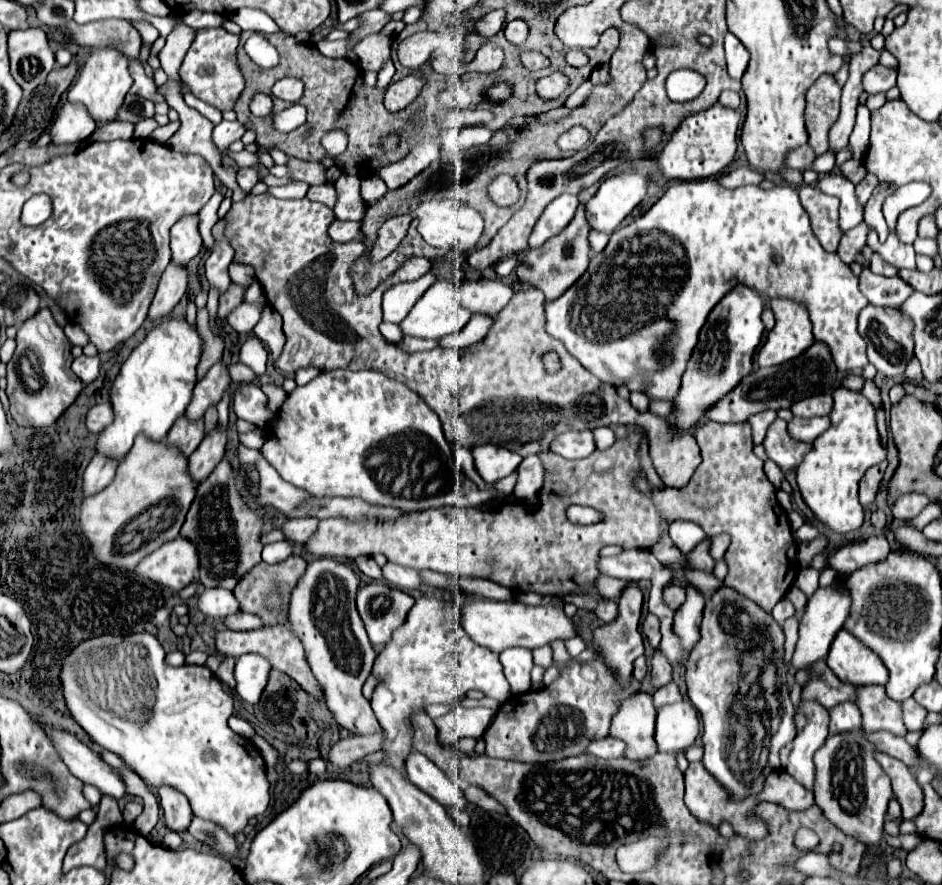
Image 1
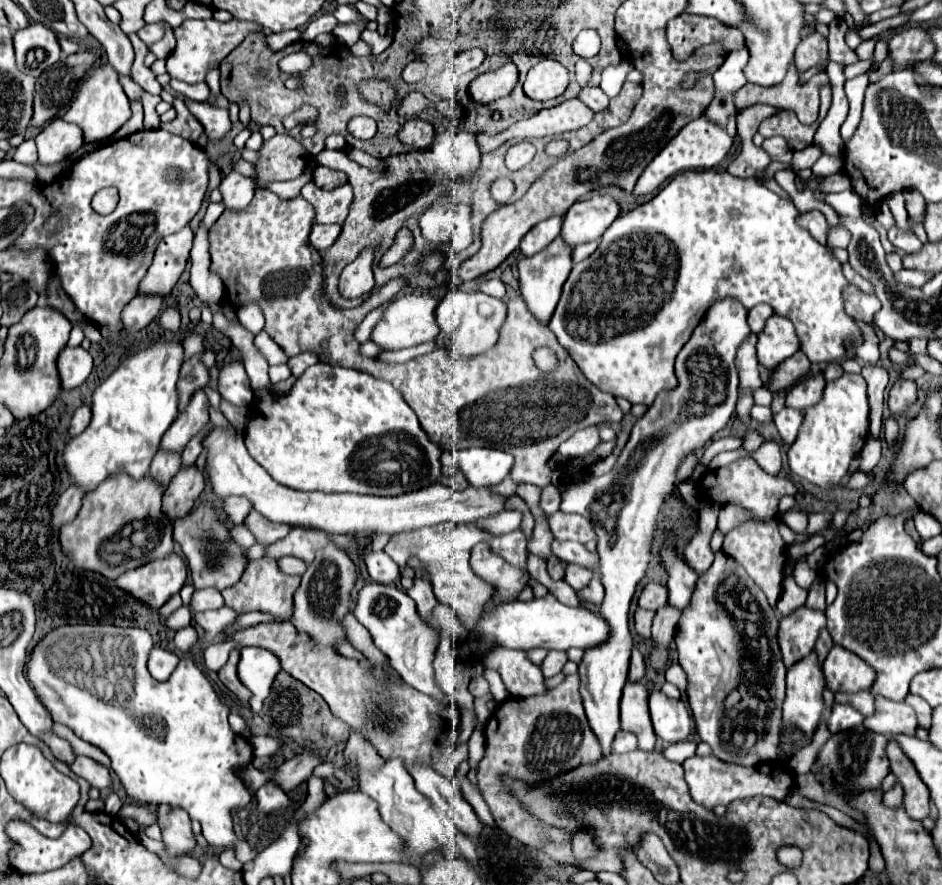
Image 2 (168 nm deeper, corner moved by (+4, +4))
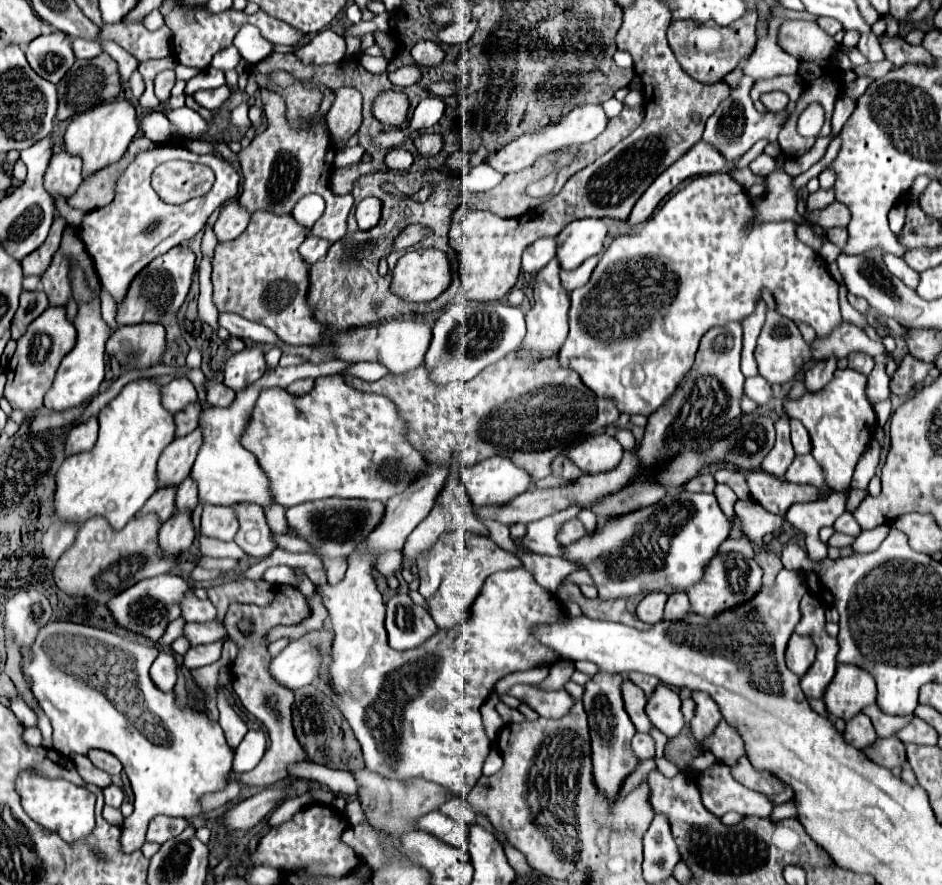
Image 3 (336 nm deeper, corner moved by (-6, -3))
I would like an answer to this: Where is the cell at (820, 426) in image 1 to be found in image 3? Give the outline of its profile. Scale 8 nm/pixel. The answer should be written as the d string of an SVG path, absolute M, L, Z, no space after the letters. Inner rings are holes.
M790 421L790 425L792 425L792 445L794 445L794 451L798 455L810 453L812 451L812 441L810 441L810 435L808 435L806 427L800 421Z

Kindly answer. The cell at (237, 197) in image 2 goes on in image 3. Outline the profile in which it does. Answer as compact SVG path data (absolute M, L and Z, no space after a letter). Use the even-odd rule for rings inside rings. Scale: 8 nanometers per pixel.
M234 199L226 207L220 209L220 217L214 223L212 231L218 239L218 243L226 243L226 241L236 239L246 229L248 221L250 221L250 213L246 209L242 209L238 205L238 201Z

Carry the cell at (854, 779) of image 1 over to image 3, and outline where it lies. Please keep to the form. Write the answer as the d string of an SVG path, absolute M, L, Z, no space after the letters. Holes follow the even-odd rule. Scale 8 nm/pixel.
M898 737L878 739L874 745L866 747L864 753L882 767L902 767L906 763L906 747Z

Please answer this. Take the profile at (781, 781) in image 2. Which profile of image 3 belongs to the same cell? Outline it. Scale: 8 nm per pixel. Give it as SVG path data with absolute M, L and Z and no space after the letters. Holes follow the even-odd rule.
M716 763L698 775L698 789L702 795L702 805L716 817L726 815L728 811L736 811L742 817L768 817L772 813L772 803L762 793L740 785L730 775L730 767L722 763Z

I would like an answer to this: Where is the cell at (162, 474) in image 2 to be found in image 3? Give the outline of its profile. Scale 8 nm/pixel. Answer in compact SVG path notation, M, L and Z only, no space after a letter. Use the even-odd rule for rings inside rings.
M176 487L158 489L158 491L146 501L146 507L142 507L142 511L138 513L138 517L146 515L146 513L156 513L158 519L160 519L160 523L164 523L164 521L170 519L170 515L174 515L174 511L176 511L174 499L176 499Z

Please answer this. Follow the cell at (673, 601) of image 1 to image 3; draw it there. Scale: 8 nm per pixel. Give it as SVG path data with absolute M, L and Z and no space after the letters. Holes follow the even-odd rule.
M648 593L636 607L636 615L640 621L644 623L658 623L662 621L662 615L664 615L664 605L666 605L666 599L668 595L666 593Z

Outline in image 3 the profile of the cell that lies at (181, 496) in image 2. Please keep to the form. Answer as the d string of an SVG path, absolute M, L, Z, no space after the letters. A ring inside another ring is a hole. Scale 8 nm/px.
M176 513L158 531L158 545L162 557L176 559L182 551L190 549L194 541L194 527L188 513Z

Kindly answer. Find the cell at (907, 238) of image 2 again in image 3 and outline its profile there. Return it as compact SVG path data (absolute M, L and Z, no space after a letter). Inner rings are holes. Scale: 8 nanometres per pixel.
M900 201L900 203L896 203L892 209L890 209L890 213L888 213L888 221L890 221L890 229L898 235L900 231L902 231L902 227L904 227L904 213L906 213L906 203L904 201Z

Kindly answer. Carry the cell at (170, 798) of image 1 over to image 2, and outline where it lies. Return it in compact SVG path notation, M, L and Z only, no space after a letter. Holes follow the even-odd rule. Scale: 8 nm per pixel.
M170 804L158 806L158 826L162 828L162 840L170 854L186 854L196 846L190 816L182 808L172 808Z

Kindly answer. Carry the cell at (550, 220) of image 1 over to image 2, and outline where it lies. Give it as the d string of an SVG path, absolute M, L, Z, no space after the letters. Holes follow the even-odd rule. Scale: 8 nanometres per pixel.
M552 216L540 224L536 224L536 228L532 228L522 244L520 244L520 252L524 256L534 256L536 252L540 252L542 248L546 248L562 230L562 222L564 222L564 216Z

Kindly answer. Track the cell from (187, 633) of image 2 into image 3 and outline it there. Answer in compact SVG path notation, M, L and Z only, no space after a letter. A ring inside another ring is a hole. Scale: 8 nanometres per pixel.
M208 643L208 645L198 645L198 647L190 647L188 653L184 655L184 665L188 669L196 669L196 667L204 667L204 665L212 665L220 659L220 651L222 651L222 643Z

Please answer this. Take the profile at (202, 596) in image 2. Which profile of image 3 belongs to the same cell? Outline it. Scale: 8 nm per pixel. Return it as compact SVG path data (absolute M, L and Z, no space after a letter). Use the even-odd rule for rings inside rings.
M188 589L188 593L184 595L182 603L180 603L180 609L182 609L182 619L184 621L196 621L196 623L206 623L206 621L212 621L216 617L216 607L206 599L198 599L194 595L192 589Z

